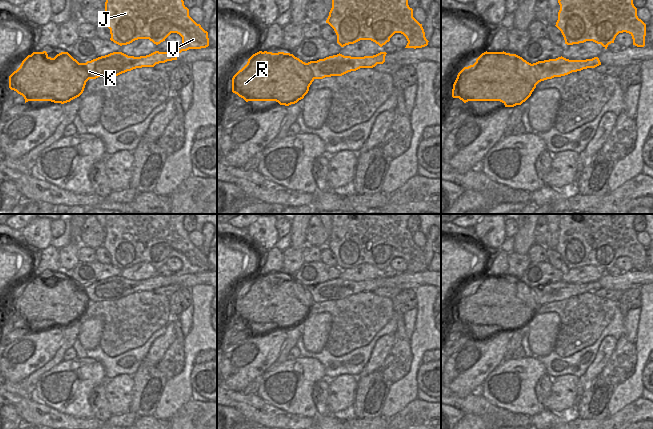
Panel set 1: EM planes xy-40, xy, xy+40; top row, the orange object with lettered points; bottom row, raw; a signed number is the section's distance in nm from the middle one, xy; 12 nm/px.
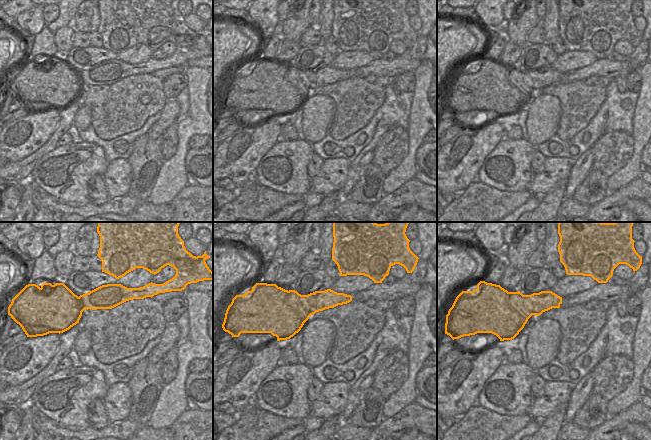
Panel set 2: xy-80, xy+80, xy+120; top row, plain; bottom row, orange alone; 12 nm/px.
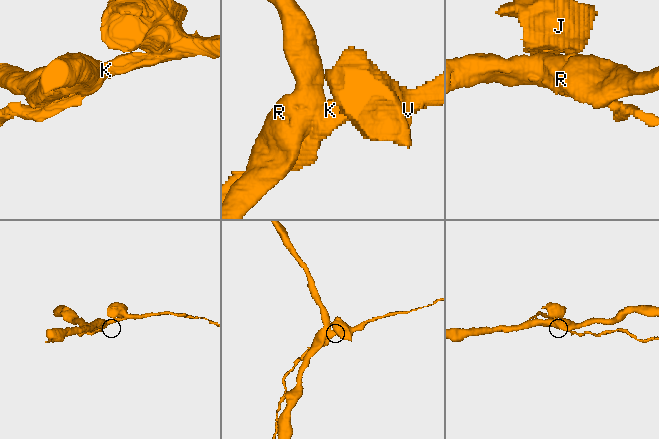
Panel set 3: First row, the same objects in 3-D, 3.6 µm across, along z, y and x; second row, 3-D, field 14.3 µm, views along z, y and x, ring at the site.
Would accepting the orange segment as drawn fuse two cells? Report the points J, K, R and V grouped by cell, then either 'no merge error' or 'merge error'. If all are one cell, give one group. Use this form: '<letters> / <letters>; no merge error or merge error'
J K V / R; merge error

